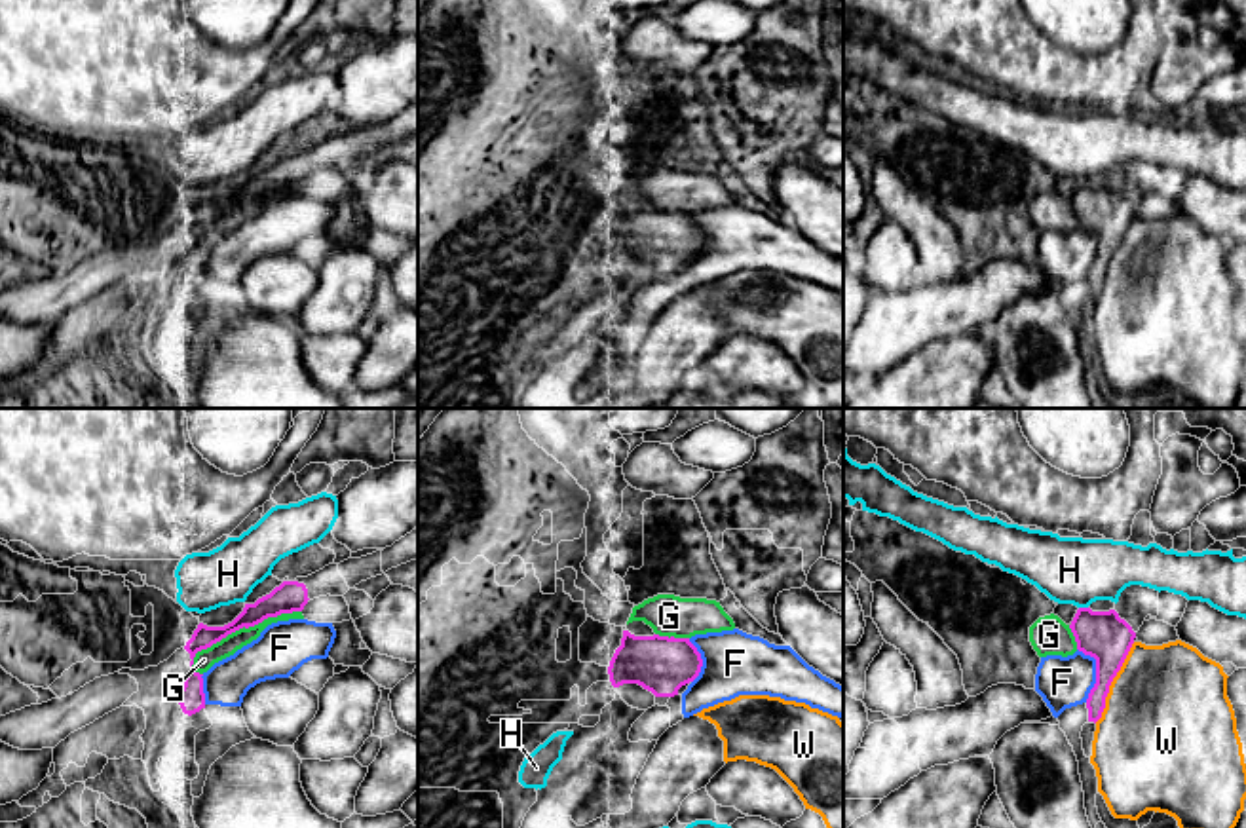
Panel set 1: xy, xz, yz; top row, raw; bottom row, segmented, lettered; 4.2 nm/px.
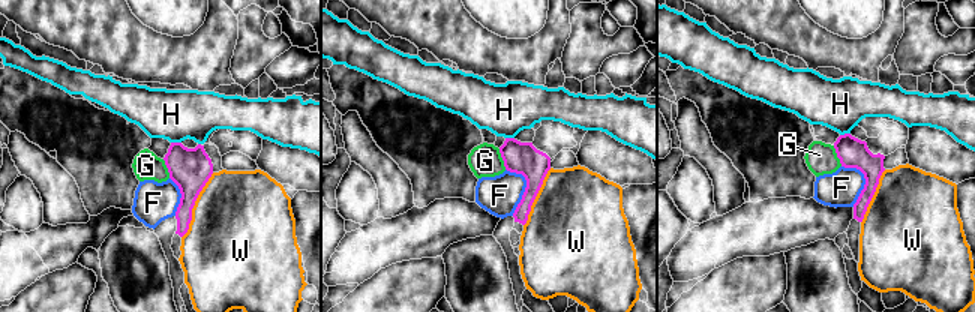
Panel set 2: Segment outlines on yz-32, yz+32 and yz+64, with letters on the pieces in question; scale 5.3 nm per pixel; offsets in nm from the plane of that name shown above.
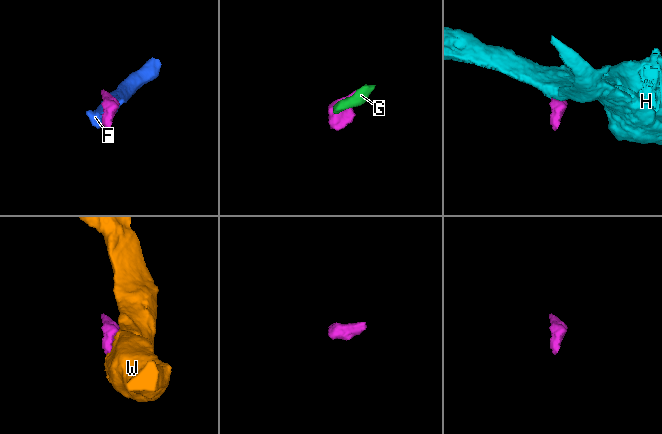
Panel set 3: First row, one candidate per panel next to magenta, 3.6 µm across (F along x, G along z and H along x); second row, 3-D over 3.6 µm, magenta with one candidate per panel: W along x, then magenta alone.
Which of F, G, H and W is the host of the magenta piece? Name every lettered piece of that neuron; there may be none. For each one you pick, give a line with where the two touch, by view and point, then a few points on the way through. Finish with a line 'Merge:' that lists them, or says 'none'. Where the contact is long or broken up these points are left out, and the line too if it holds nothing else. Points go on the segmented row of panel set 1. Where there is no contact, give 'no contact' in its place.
G: contact xy (242, 627)
Merge: G

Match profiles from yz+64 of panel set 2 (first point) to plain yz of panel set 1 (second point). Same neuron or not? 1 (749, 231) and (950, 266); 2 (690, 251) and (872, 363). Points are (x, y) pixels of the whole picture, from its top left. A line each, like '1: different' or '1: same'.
1: different
2: same

